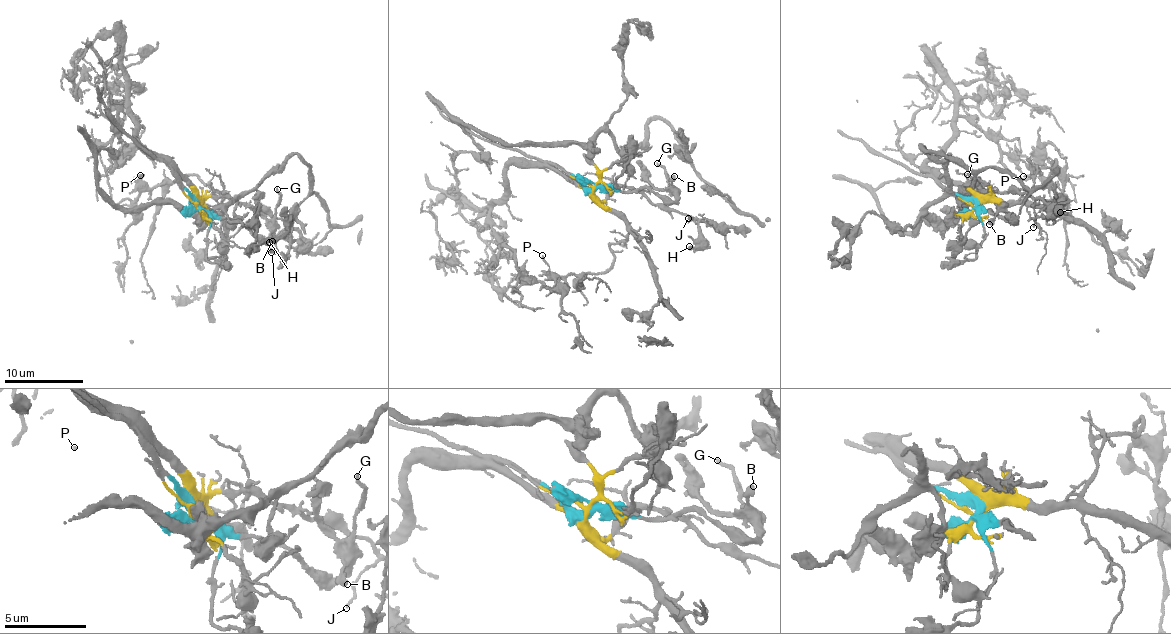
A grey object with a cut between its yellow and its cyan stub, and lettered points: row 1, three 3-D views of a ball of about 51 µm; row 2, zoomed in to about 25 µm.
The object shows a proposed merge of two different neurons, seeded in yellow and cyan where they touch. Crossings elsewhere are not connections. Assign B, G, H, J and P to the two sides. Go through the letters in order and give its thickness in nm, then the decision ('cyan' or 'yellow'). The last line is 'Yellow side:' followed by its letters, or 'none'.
B: 400 nm thick; cyan
G: 220 nm thick; cyan
H: 220 nm thick; yellow
J: 130 nm thick; yellow
P: 150 nm thick; yellow
Yellow side: H, J, P

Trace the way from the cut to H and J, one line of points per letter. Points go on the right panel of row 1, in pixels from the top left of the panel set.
H: (976, 206), (982, 204), (990, 193), (983, 190), (1012, 189), (1057, 202), (1060, 212)
J: (976, 206), (982, 204), (989, 190), (982, 191), (1012, 189), (1025, 192), (1035, 199), (1034, 227)

